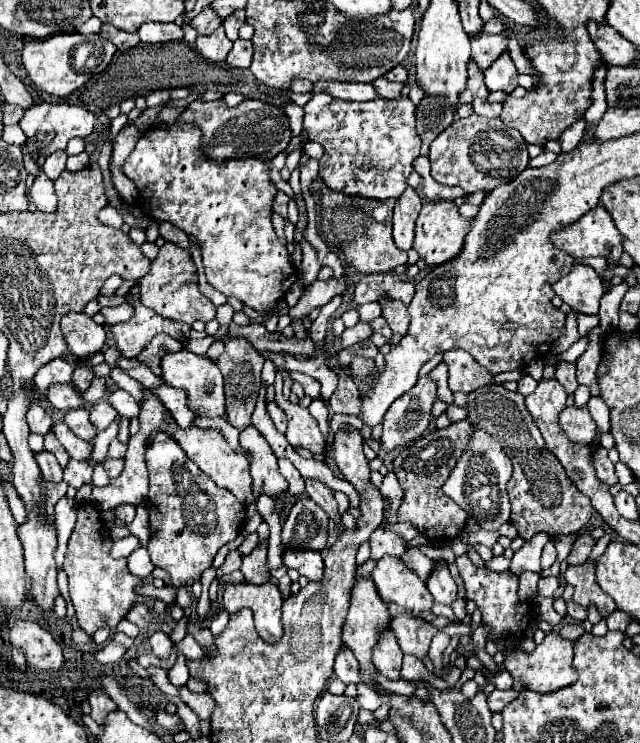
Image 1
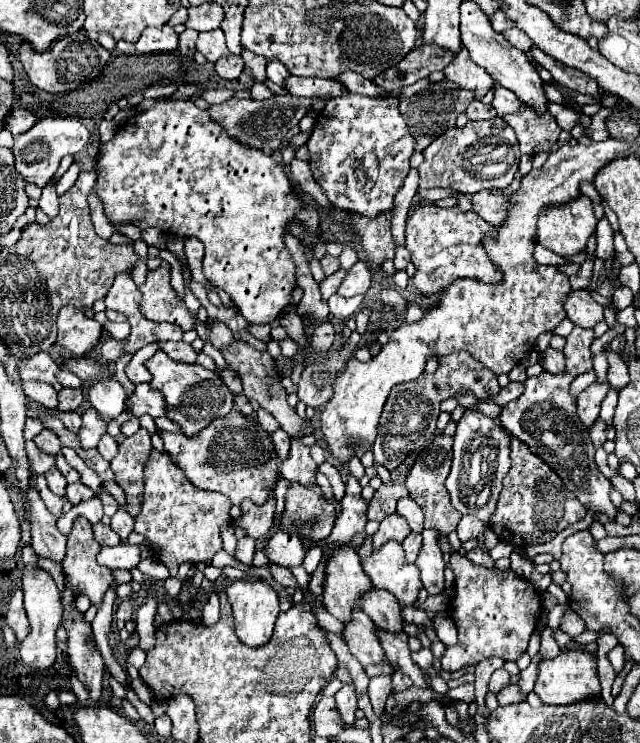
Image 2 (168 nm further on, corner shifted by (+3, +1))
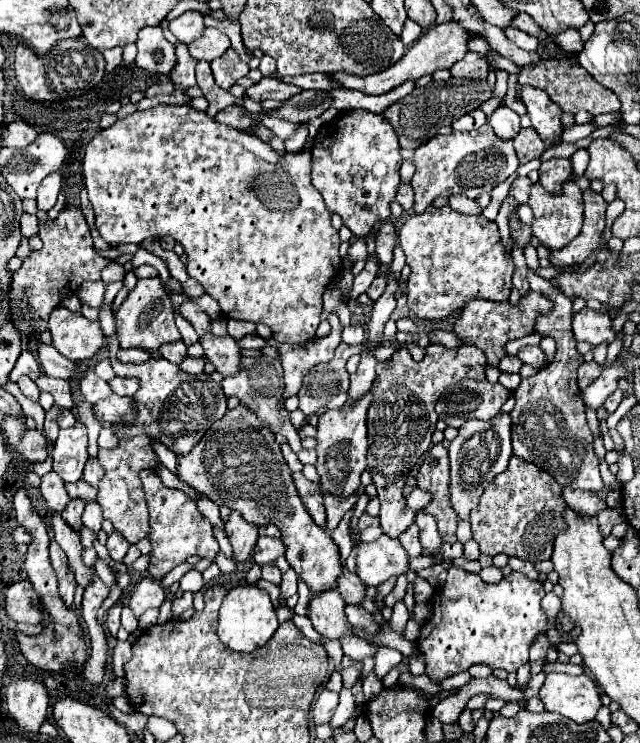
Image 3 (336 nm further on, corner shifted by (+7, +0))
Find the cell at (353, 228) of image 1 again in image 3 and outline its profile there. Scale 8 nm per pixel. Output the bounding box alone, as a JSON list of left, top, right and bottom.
[377,223,397,265]

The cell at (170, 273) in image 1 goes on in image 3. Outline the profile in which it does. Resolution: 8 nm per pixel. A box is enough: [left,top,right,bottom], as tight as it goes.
[115,277,181,353]

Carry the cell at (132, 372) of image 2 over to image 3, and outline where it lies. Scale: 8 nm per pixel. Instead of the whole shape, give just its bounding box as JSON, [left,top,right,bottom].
[109,377,139,397]

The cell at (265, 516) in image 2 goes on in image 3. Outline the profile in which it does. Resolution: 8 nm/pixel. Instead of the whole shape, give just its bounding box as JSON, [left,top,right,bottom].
[225,513,259,563]

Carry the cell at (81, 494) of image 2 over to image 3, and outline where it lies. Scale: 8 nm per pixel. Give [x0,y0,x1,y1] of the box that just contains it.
[61,499,85,533]

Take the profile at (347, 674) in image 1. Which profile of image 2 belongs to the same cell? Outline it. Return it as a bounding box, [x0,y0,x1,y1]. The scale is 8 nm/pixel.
[335,684,357,726]

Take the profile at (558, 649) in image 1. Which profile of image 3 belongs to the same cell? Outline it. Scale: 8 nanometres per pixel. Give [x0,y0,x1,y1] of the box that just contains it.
[539,673,601,723]

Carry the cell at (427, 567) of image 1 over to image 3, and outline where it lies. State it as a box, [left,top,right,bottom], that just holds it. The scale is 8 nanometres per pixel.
[399,523,421,557]

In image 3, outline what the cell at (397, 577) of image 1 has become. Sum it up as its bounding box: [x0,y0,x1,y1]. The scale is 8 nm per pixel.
[357,533,409,587]

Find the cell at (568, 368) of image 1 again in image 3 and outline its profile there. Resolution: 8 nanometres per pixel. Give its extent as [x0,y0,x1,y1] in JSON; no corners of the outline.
[517,347,545,369]

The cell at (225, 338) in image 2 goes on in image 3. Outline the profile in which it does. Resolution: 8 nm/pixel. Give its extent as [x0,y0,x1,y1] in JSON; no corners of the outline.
[177,301,211,335]

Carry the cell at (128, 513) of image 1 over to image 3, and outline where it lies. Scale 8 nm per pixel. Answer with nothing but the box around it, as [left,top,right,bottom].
[107,531,129,563]

